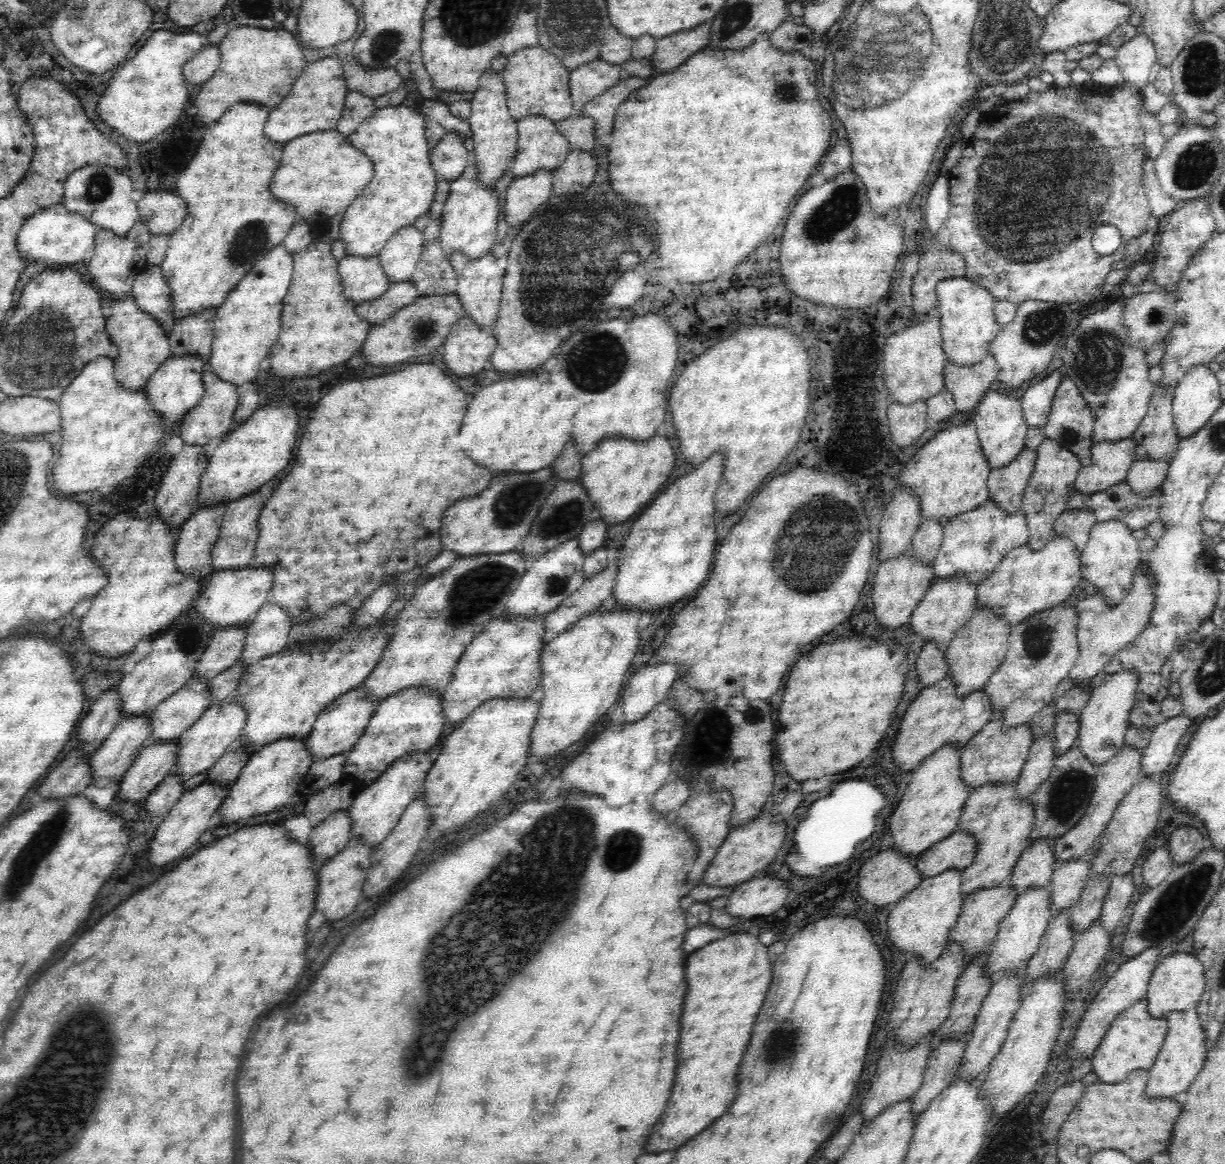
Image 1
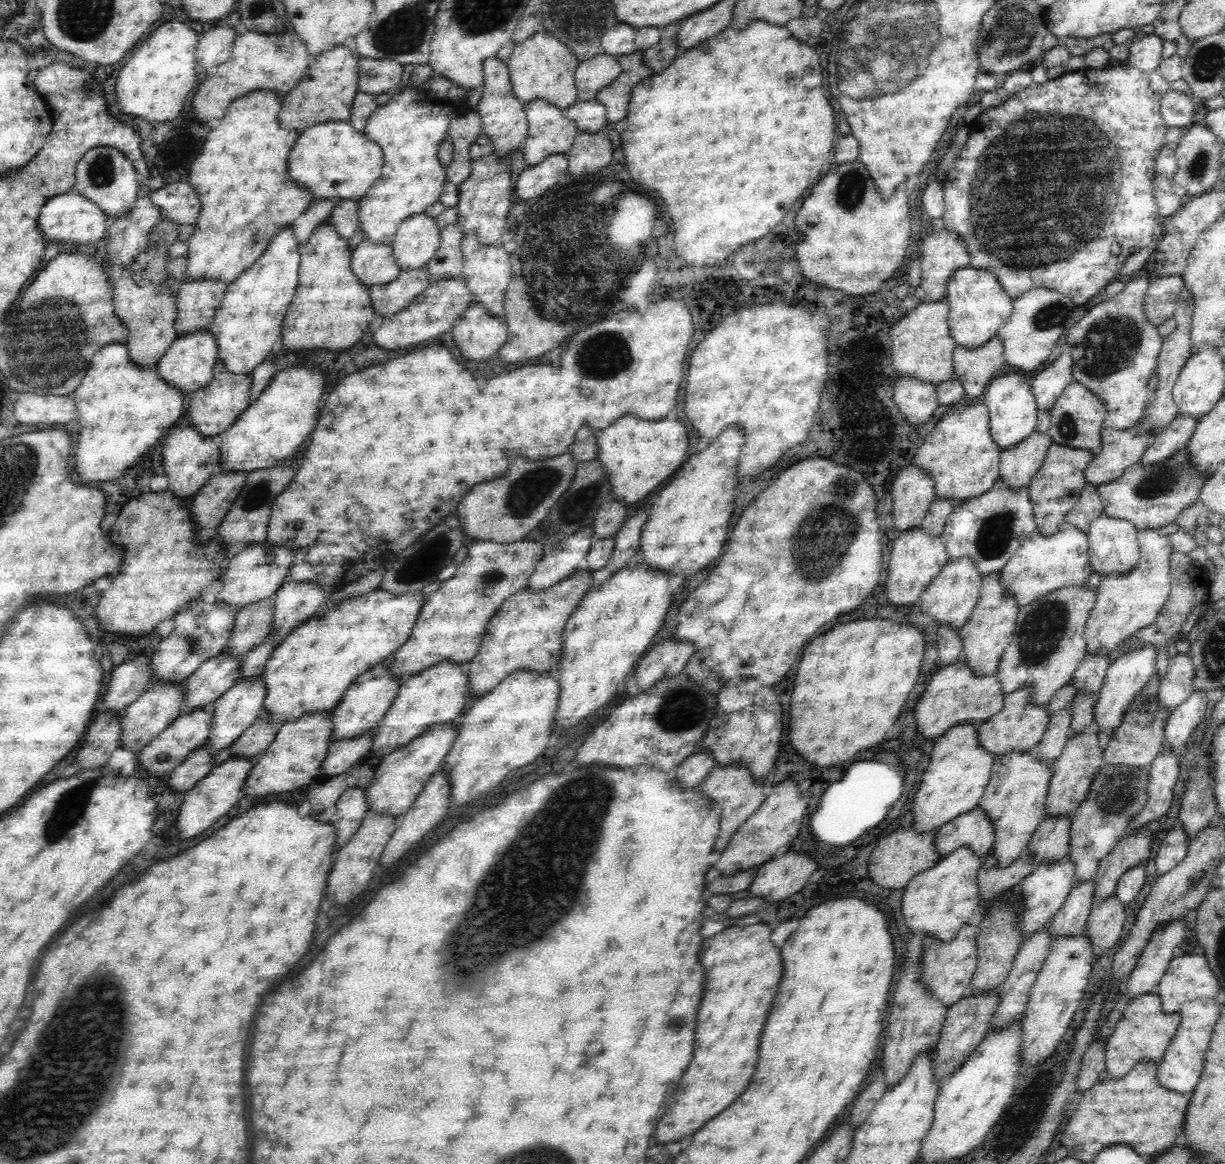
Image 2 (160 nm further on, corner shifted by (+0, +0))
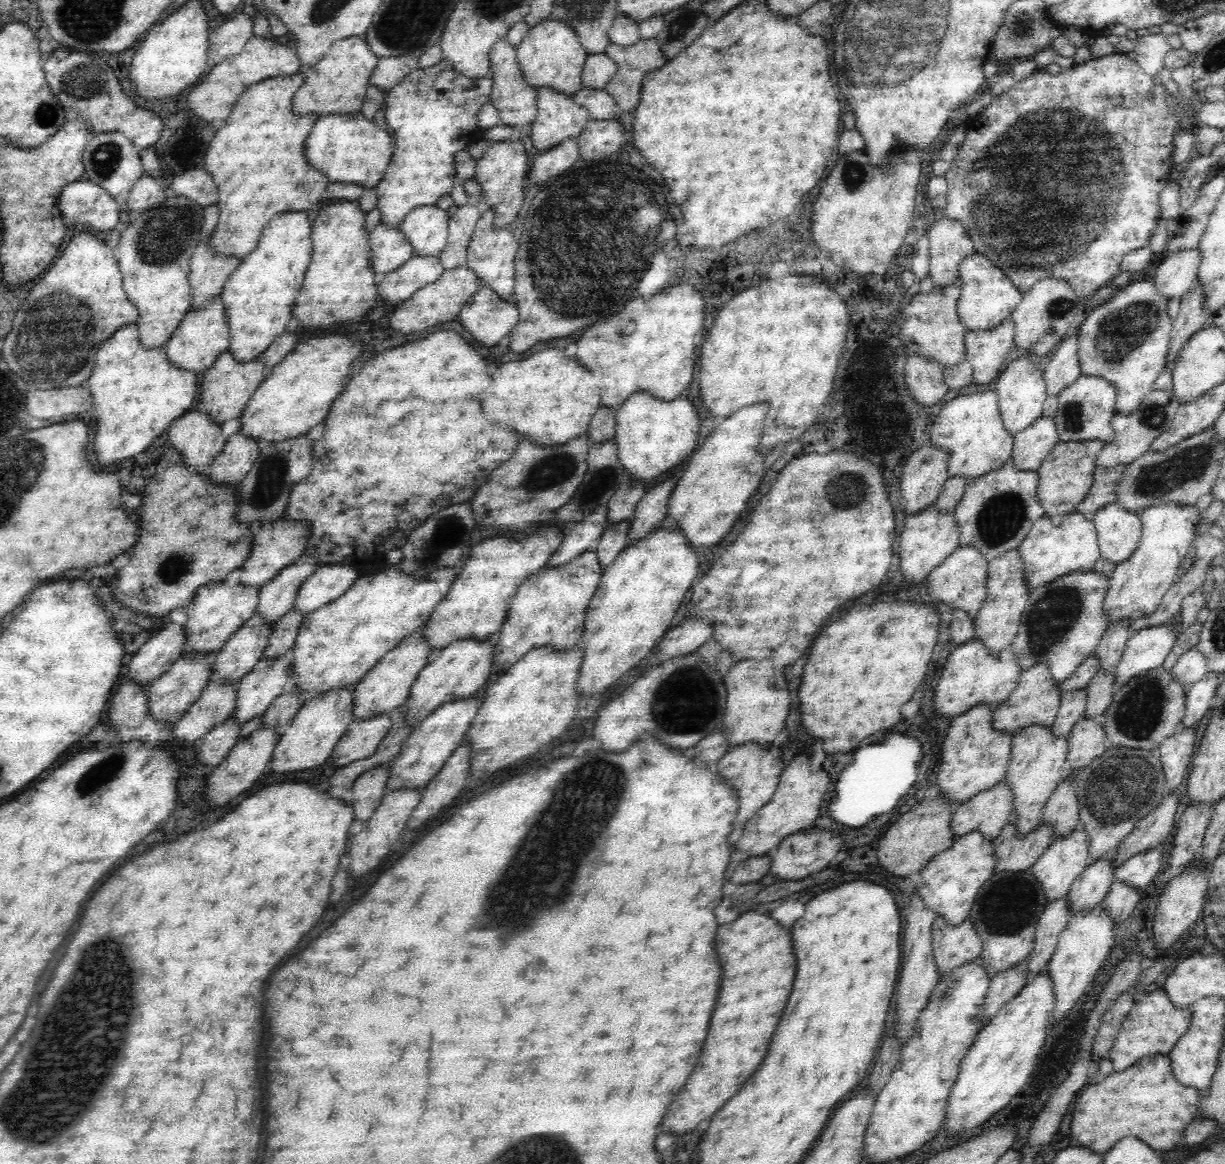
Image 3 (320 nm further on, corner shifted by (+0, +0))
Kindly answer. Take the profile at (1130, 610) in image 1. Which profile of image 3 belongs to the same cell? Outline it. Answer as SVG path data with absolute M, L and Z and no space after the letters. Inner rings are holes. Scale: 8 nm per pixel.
M1169 500L1150 506L1140 514L1142 530L1138 546L1128 560L1117 563L1109 580L1108 594L1103 602L1109 622L1127 619L1131 623L1150 616L1158 608L1178 578L1176 571L1180 568L1180 562L1190 554L1201 515L1195 504L1180 505Z

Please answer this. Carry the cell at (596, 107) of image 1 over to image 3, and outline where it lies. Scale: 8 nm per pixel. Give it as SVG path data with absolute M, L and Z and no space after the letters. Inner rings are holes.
M657 37L650 39L640 38L630 46L620 46L610 42L605 53L617 64L617 71L608 81L605 89L608 95L612 96L612 99L616 102L618 112L634 111L641 100L641 88L646 73L662 68L668 62L668 58L661 51Z

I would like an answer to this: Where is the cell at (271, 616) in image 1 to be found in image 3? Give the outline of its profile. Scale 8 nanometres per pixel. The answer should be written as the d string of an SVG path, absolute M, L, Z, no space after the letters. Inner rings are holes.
M351 564L318 566L314 574L299 588L292 609L306 615L318 610L318 607L342 596L360 574L360 570Z

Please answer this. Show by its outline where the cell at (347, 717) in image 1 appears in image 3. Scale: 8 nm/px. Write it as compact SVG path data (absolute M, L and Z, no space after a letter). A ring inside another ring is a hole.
M423 629L413 631L398 646L387 652L378 664L355 684L353 690L353 720L368 720L382 712L391 712L403 706L420 671L433 661L436 652L429 650Z

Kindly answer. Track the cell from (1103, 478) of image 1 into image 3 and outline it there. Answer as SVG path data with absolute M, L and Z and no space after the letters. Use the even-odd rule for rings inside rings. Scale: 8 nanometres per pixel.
M1152 389L1130 415L1115 414L1111 420L1114 430L1113 440L1105 444L1097 457L1096 467L1130 465L1134 460L1149 452L1154 440L1172 426L1174 415L1181 403L1172 389Z

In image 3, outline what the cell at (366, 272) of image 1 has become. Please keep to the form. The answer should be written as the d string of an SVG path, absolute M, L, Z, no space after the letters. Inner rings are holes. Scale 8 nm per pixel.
M378 224L368 233L371 268L375 274L390 274L413 257L413 247L401 228Z

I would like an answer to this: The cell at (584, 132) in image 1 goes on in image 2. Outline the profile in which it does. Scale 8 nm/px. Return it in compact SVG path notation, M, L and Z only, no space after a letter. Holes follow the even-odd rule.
M597 98L590 101L578 100L573 106L565 109L563 114L576 123L580 133L599 132L607 124L604 104Z

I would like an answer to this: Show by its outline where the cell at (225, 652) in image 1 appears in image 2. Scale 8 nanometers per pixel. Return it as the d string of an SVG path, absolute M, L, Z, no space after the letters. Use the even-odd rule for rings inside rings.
M275 595L241 607L235 616L232 634L223 654L242 655L258 646L271 632L275 615Z

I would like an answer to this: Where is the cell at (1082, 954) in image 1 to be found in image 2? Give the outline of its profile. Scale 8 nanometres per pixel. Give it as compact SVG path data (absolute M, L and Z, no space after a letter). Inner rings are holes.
M1115 895L1094 906L1088 917L1086 934L1092 941L1097 961L1101 954L1117 944L1126 919L1126 906Z

